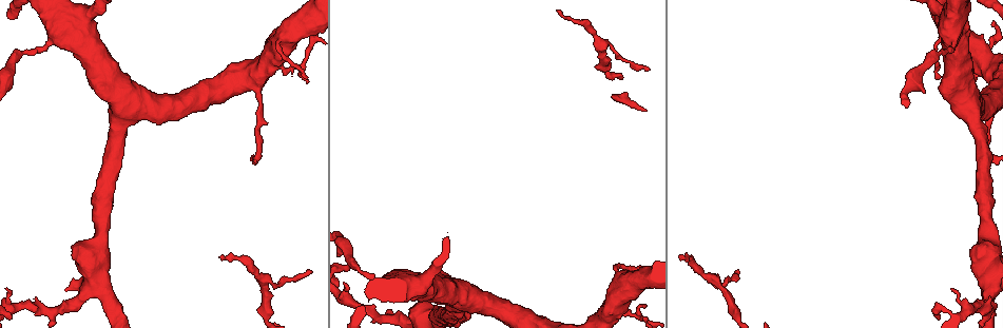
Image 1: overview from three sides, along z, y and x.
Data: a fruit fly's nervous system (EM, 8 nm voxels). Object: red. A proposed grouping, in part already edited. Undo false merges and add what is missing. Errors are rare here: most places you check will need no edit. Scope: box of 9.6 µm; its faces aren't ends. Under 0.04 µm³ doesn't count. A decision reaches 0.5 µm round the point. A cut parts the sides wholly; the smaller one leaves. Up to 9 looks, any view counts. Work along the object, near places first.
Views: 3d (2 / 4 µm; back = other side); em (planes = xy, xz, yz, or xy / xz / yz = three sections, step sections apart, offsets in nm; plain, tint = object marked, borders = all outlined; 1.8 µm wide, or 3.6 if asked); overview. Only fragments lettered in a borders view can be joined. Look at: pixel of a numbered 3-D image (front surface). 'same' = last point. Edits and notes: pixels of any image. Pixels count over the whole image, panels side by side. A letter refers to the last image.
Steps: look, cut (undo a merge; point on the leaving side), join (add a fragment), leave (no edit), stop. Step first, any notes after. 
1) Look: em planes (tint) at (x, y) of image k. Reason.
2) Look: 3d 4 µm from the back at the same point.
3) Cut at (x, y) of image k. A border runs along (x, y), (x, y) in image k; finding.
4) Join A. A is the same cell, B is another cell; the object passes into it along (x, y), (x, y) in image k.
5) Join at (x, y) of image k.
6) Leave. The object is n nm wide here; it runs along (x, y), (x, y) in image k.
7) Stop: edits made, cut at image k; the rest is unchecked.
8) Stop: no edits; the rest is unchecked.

Look: em 3.6 µm xz step 8 (tint) at (120, 111) of image 1. Thick turns thin.

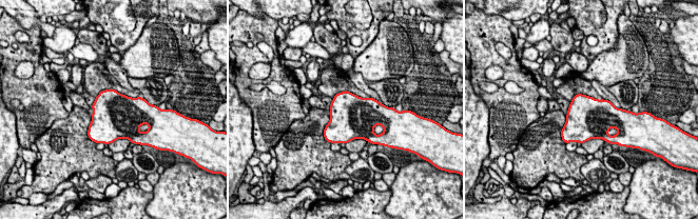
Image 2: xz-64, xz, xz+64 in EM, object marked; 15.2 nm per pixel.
Look: em 3.6 µm planes (borders) at the same point.

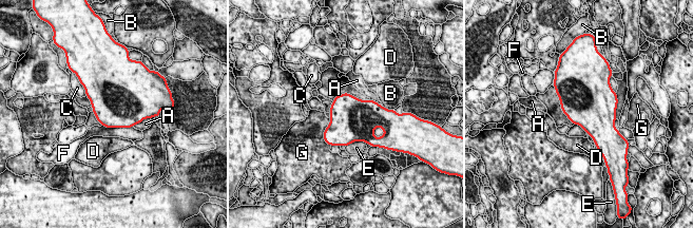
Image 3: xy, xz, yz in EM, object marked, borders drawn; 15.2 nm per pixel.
Leave. A, B, C, D, E, F and G are other cells; a border runs along (102, 125), (107, 127), (133, 127) in image 3; continuous, no second neuron.

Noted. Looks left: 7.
Look: em 3.6 µm planes (plain) at (951, 33) of image 1. Abrupt turn.

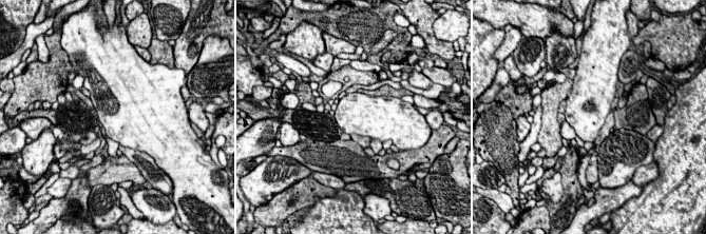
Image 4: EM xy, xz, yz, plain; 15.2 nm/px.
Look: em 3.6 µm planes (tint) at the same point.

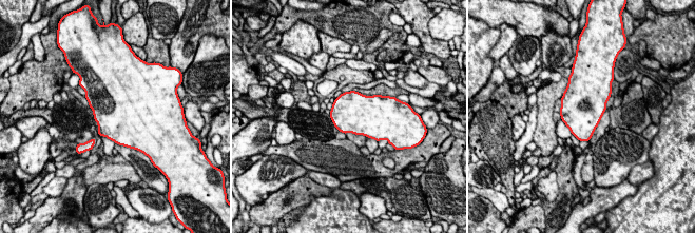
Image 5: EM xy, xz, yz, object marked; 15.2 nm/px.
Look: em 3.6 µm planes (borders) at the same point.

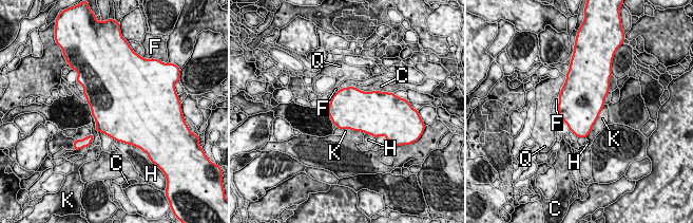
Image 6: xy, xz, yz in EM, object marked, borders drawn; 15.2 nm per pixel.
Leave. C, F, H, K and Q are other cells; a border runs along (604, 105), (591, 132), (585, 137) in image 6; all the same neuron.

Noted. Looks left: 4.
Look: em planes (tint) at (938, 319) of image 1. Branch stops here.

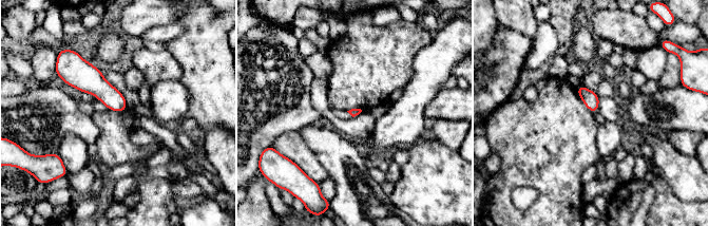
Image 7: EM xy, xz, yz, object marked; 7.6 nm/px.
Look: em planes (borders) at the same point.

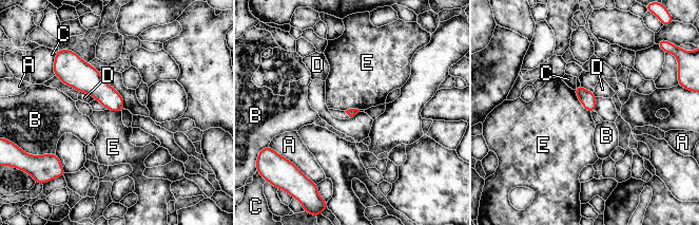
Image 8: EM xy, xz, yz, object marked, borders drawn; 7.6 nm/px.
Leave. A, B, C, D and E are other cells; a border runs along (573, 90), (581, 105), (590, 114) in image 8; no lettered fragment goes on from it.

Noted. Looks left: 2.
Look: 3d 4 µm at (307, 82) of image 1. Thin end.

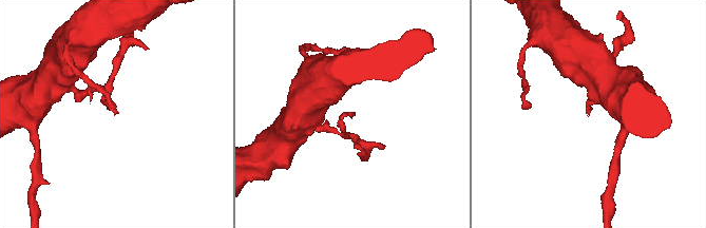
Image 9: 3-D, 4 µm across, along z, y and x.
Look: em planes (borders) at (349, 113) of image 9. Need the tissue.

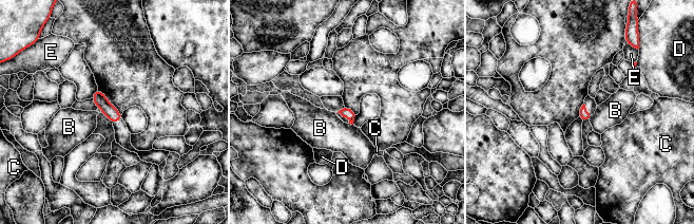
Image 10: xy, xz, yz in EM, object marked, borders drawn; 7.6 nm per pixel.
Leave. B, C, D and E are other cells; a border runs along (593, 114), (589, 119) in image 10; none of them fits.

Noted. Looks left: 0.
Stop: no edits; the rest is unchecked.

